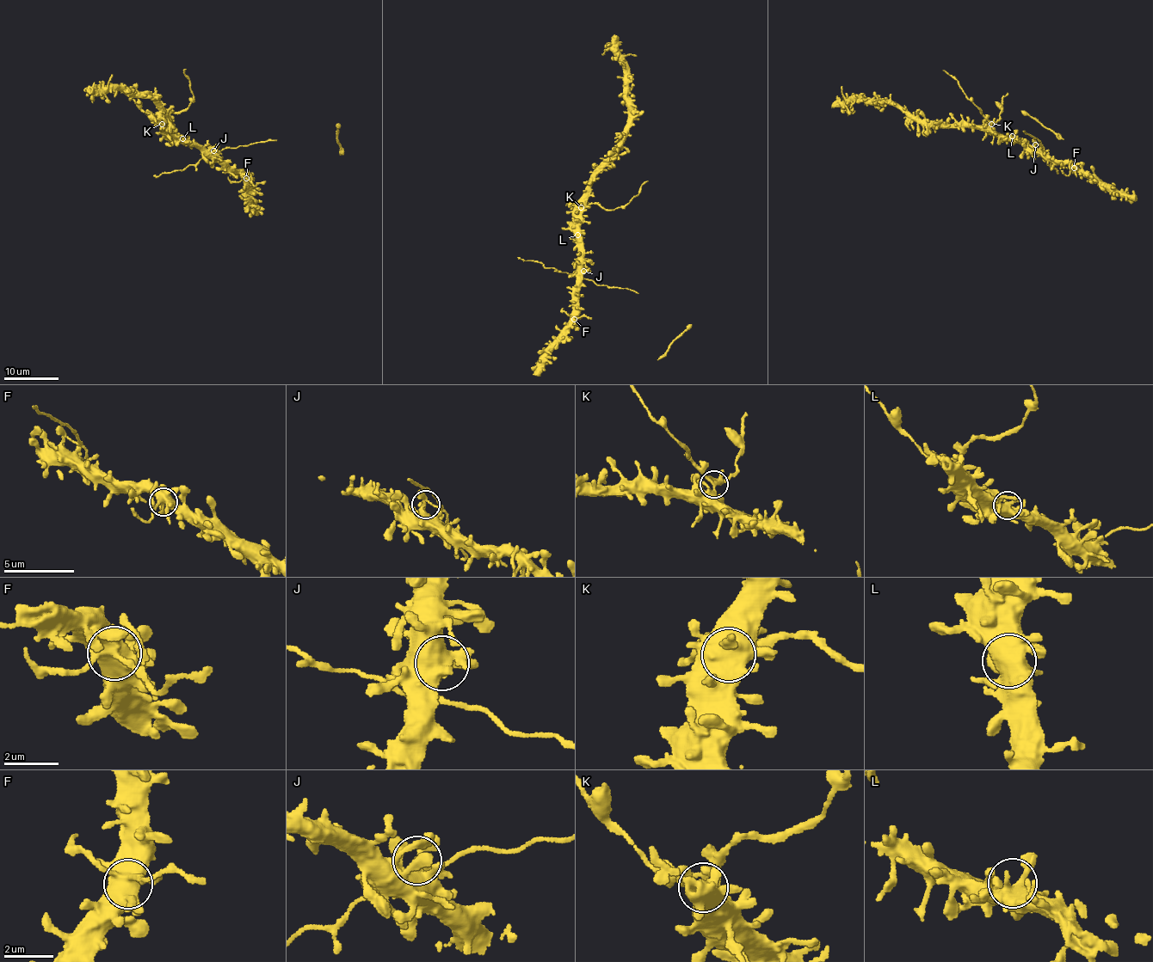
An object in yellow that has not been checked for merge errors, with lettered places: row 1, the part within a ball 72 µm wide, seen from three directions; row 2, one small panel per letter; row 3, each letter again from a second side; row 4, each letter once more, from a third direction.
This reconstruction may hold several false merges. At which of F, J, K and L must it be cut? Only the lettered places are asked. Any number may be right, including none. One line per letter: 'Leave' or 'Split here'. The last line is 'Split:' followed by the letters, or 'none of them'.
F: Leave
J: Split here
K: Split here
L: Leave
Split: J, K

